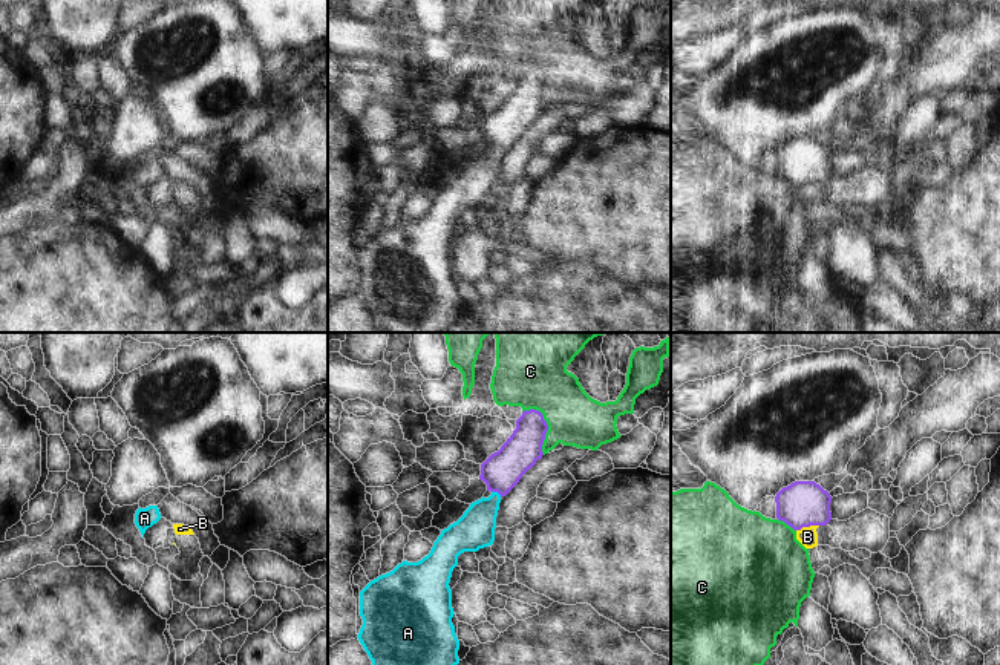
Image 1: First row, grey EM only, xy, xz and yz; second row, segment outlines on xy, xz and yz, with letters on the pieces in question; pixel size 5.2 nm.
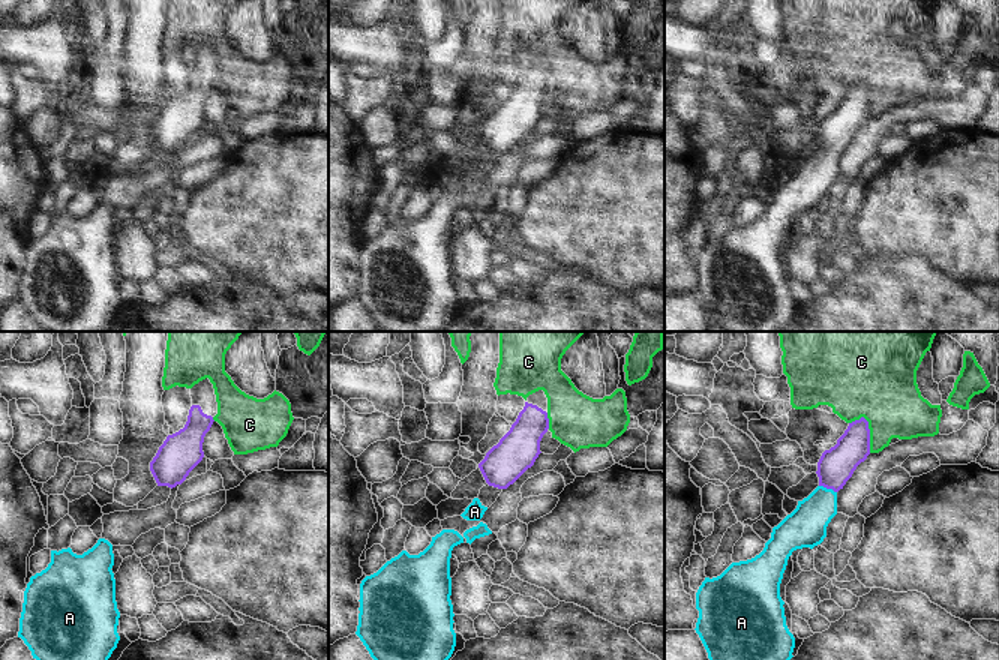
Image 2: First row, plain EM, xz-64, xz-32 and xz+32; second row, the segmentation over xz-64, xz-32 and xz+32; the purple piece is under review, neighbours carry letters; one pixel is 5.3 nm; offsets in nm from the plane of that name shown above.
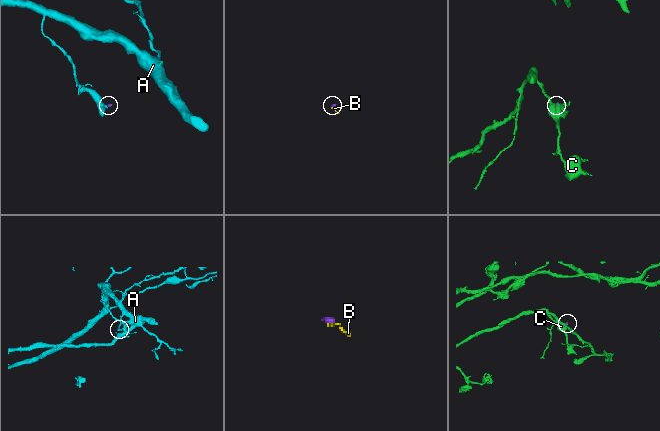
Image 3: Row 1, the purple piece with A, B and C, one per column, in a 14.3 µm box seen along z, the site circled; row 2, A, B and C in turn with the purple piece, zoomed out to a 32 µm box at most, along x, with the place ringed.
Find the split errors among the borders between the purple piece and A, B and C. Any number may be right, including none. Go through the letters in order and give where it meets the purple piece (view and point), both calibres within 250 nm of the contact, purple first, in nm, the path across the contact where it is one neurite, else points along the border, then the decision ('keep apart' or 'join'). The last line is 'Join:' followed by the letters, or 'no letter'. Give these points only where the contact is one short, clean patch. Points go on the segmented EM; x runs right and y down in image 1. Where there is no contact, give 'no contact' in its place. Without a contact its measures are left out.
A: meets purple in xz at (496, 491); 200 nm thick on the purple side, 200 nm on the other; runs through xz (501, 471), (496, 491), (475, 529); join
B: meets purple in yz at (807, 526); 240 nm thick on the purple side, 100 nm on the other; border along yz (818, 524), (797, 530); keep apart
C: meets purple in xz at (547, 426); 190 nm thick on the purple side, 300 nm on the other; border along xz (524, 409), (536, 409), (547, 425), (542, 445), (544, 454); keep apart
Join: A

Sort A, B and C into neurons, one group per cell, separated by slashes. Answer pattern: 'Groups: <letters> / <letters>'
Groups: A / B / C

